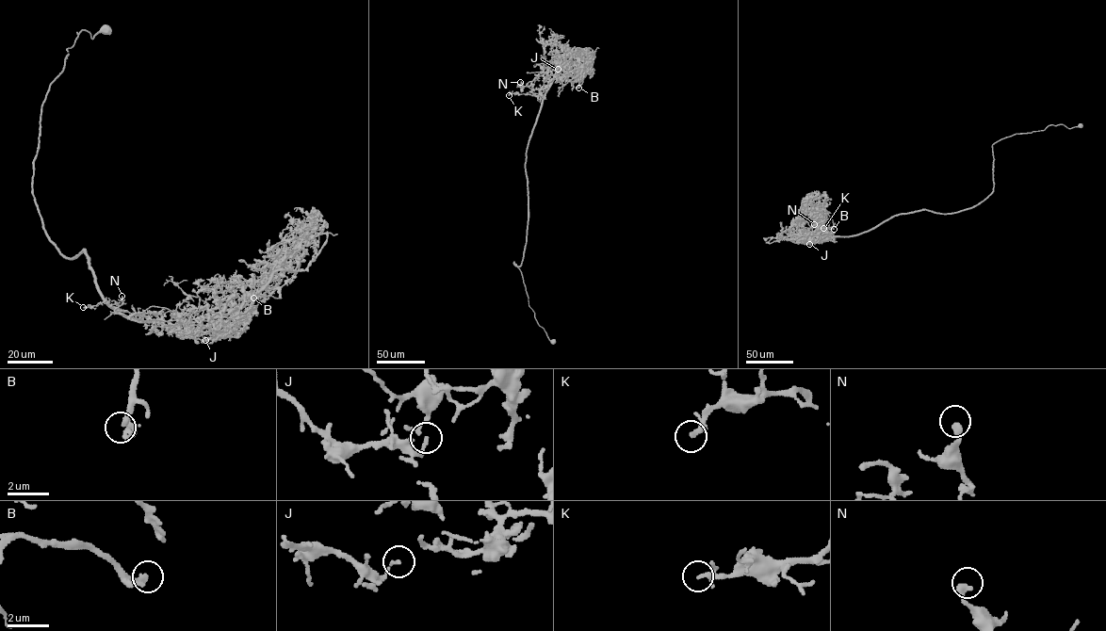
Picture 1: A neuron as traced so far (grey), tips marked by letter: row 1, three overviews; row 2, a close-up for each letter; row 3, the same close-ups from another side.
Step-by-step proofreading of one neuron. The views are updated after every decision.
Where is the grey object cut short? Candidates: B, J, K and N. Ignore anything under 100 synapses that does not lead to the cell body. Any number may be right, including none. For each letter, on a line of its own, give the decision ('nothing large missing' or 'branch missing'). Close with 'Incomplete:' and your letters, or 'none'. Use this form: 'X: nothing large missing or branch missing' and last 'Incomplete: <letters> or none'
B: nothing large missing
J: nothing large missing
K: nothing large missing
N: nothing large missing
Incomplete: none

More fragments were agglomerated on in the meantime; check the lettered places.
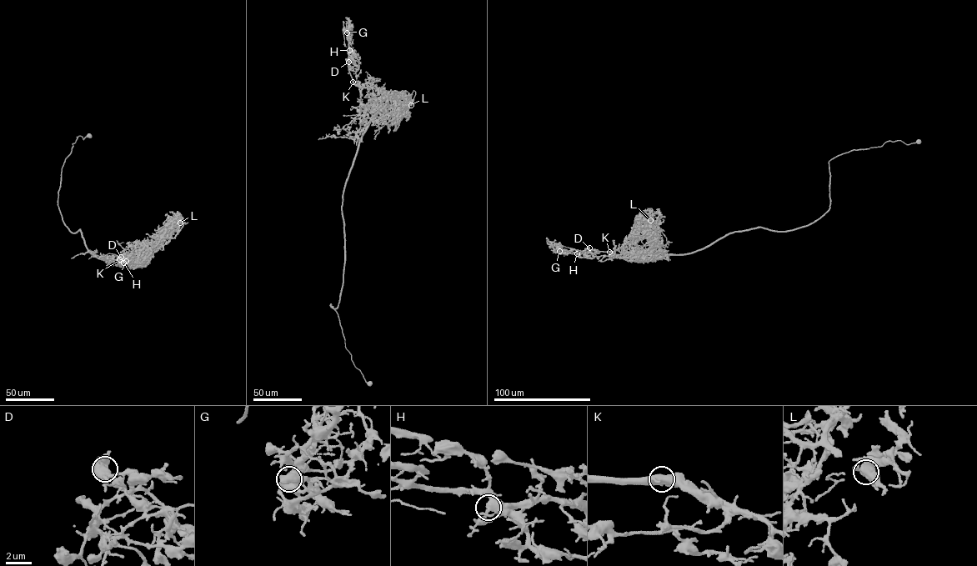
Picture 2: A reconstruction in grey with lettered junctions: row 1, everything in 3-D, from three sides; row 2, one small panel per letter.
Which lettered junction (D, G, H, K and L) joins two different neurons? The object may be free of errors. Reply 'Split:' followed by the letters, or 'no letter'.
Split: no letter

